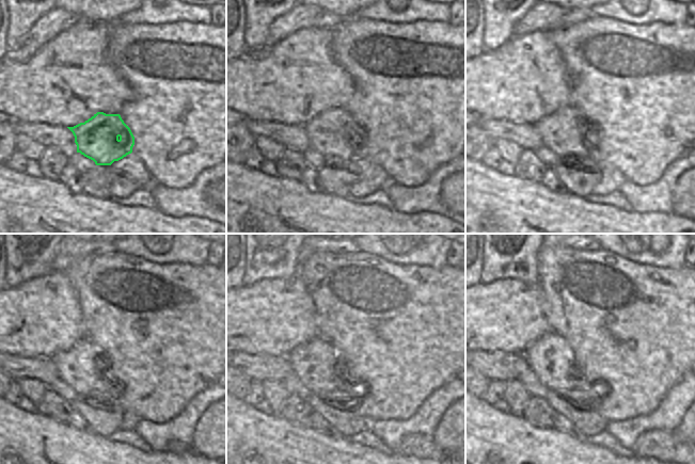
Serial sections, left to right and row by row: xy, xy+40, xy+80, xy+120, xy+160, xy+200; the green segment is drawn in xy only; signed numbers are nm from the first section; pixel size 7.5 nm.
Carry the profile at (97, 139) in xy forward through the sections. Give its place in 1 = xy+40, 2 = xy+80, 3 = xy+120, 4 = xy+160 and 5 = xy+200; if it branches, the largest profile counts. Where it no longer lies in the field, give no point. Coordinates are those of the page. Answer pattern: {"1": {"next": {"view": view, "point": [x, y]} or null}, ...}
{"1": {"next": {"view": "xy+40", "point": [330, 133]}}, "2": {"next": {"view": "xy+80", "point": [562, 131]}}, "3": {"next": {"view": "xy+120", "point": [78, 367]}}, "4": {"next": {"view": "xy+160", "point": [312, 362]}}, "5": {"next": {"view": "xy+200", "point": [550, 357]}}}

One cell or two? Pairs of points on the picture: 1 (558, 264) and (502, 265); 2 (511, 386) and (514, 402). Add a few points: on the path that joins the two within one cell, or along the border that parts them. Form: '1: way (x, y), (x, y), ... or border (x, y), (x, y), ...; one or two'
1: border (541, 245), (537, 256), (537, 284); two
2: way (512, 390), (514, 398); one

